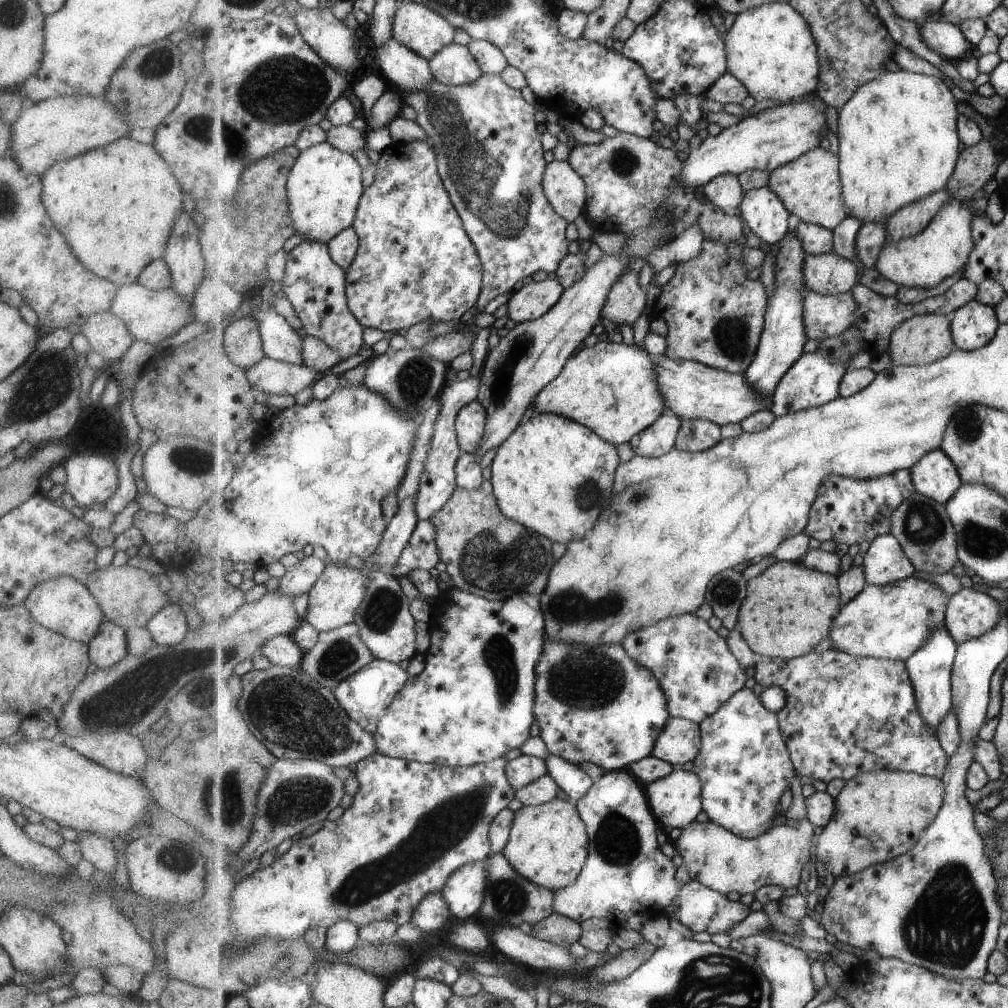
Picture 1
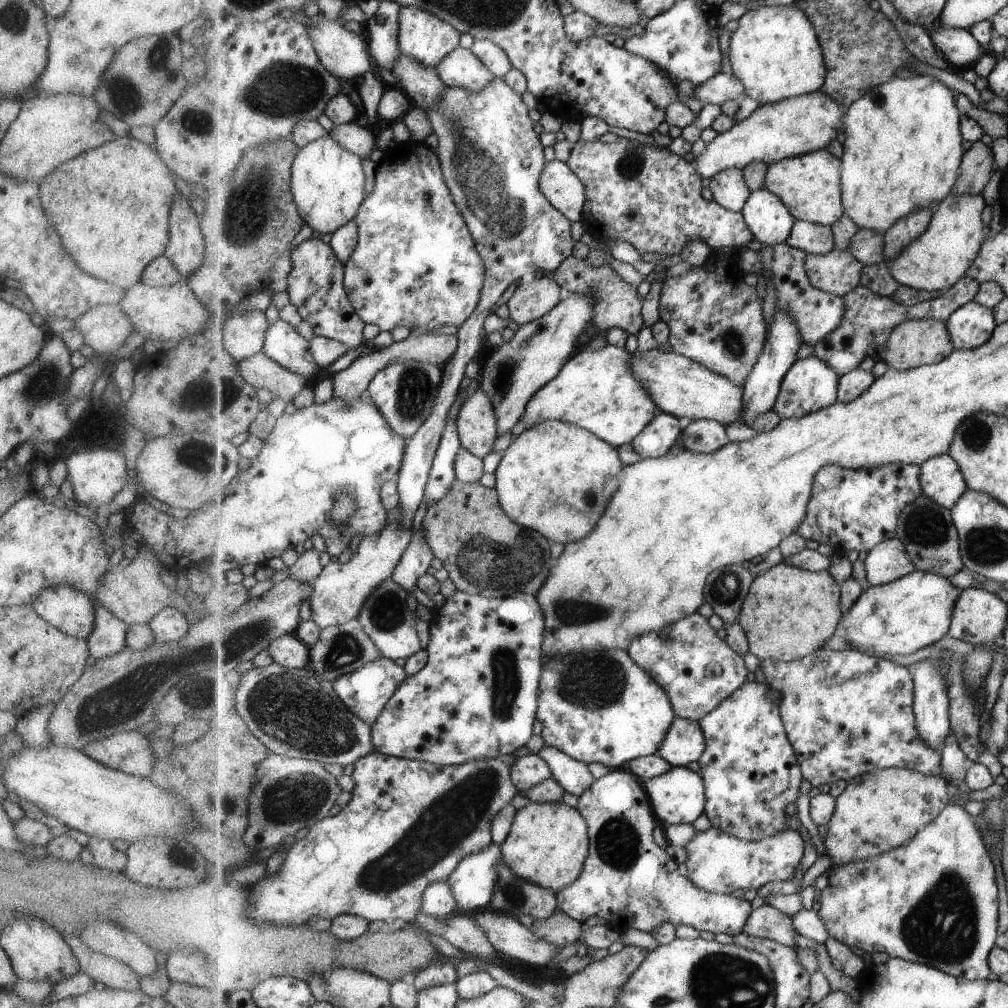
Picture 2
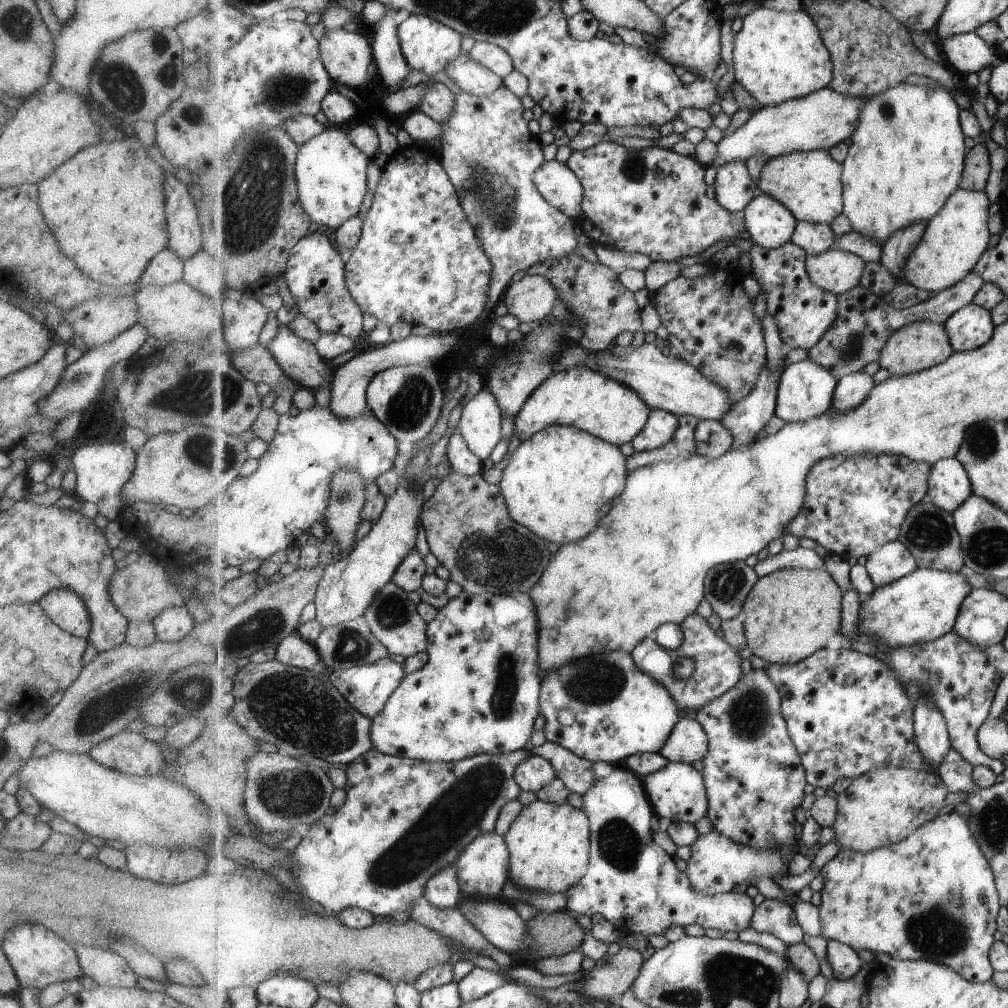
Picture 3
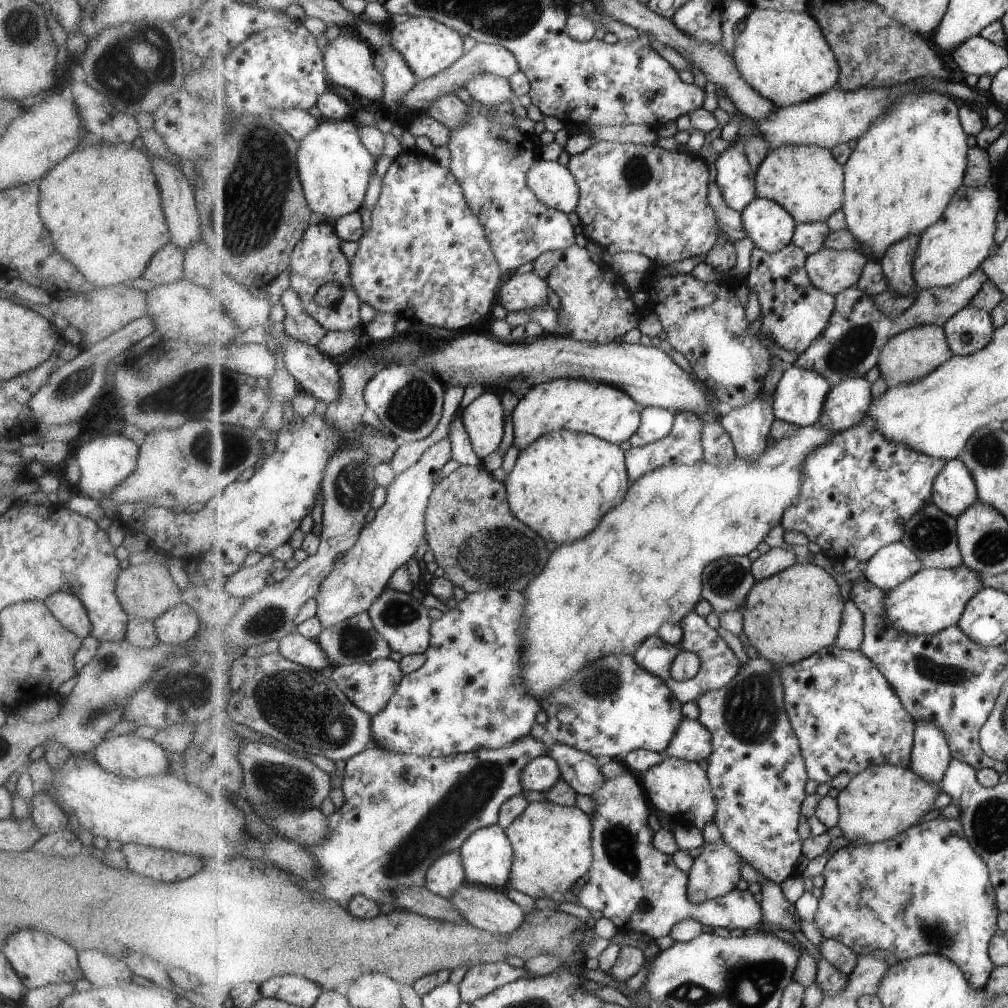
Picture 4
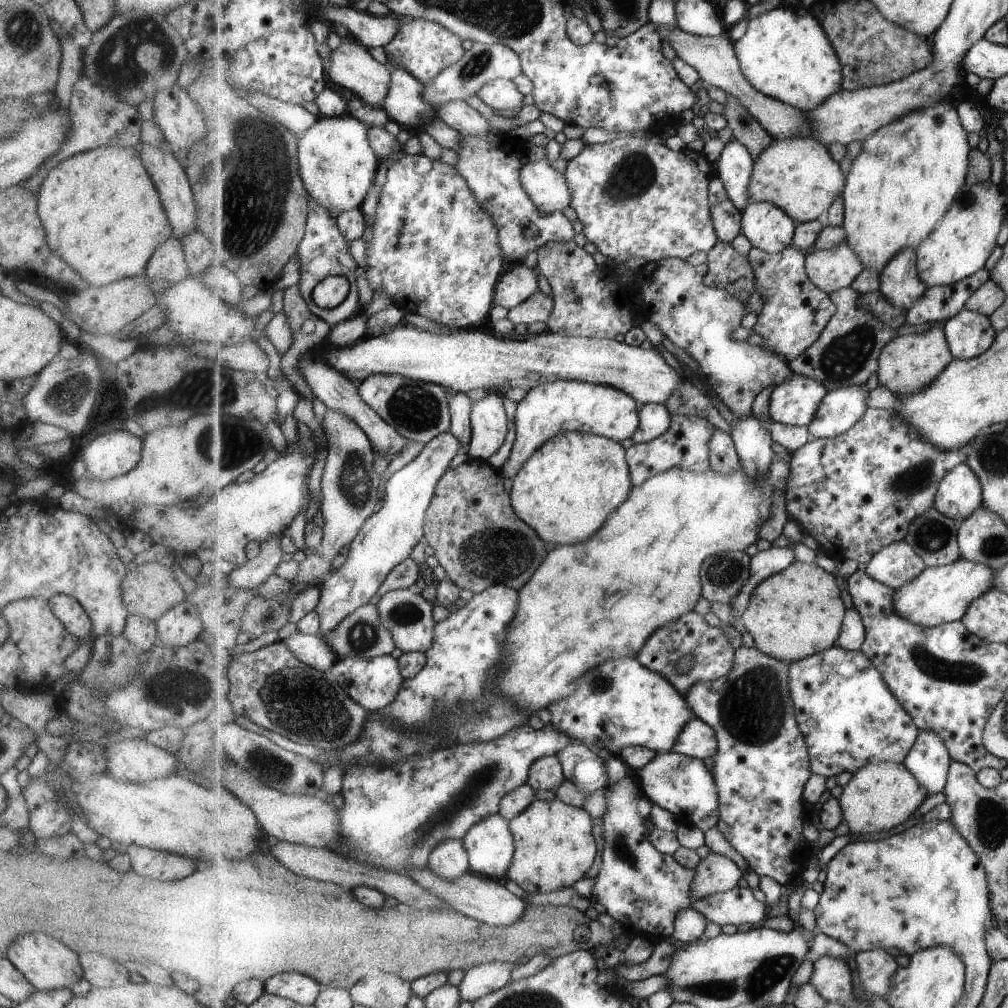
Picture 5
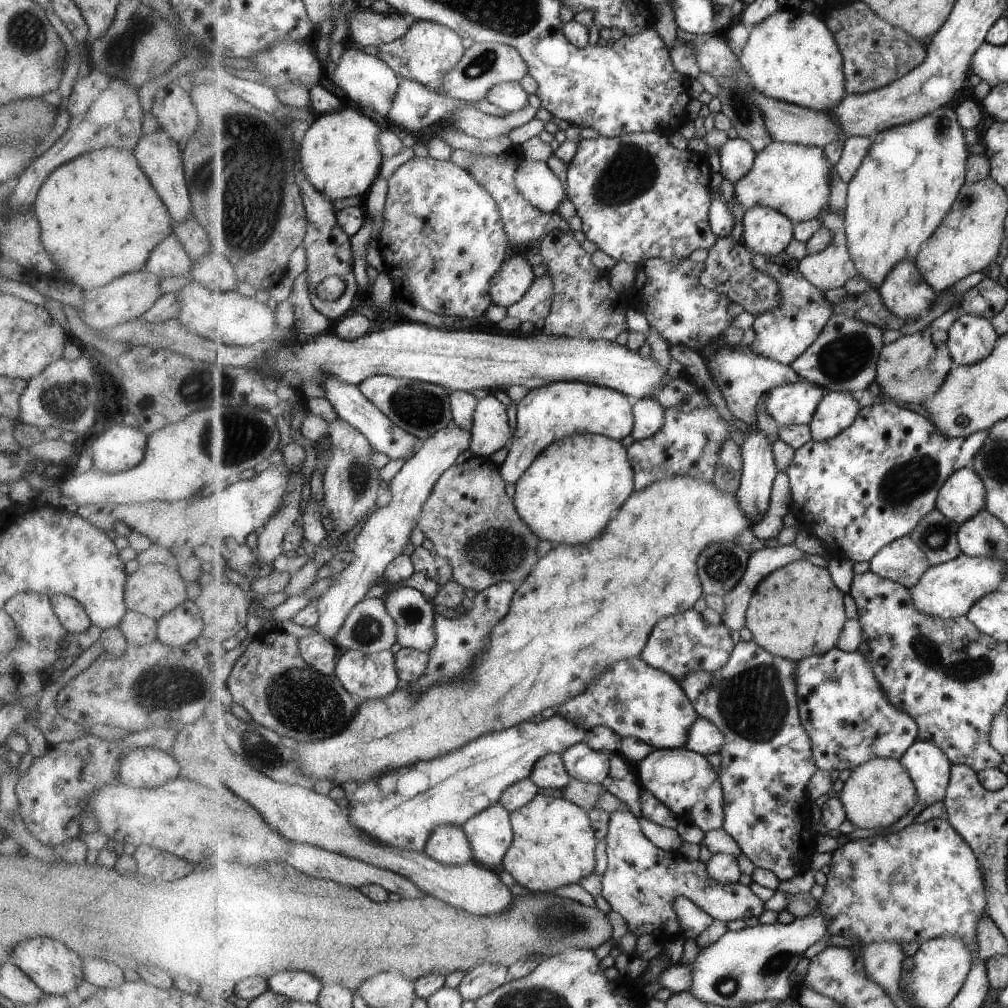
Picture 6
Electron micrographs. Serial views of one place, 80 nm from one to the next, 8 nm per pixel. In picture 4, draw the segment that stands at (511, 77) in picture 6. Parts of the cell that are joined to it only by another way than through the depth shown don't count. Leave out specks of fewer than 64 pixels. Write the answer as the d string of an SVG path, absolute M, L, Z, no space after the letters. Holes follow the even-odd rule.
M476 43L470 51L467 51L455 64L451 64L449 68L441 70L439 74L419 80L417 86L404 96L402 105L409 107L410 110L415 110L415 112L427 112L438 98L445 95L454 95L454 92L463 90L463 88L467 90L468 83L472 79L478 78L479 75L492 74L510 79L519 71L520 62L517 60L516 54L508 48L499 44Z

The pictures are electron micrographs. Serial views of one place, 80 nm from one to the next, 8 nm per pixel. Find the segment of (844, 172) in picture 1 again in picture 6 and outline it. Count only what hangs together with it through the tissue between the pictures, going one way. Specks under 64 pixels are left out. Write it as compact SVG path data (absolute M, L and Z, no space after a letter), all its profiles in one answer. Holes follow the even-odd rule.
M949 106L937 108L936 112L913 123L879 132L870 141L872 145L848 182L844 225L857 272L863 278L869 278L874 289L878 290L888 279L889 272L901 264L901 260L916 260L920 256L929 238L944 223L945 216L949 215L960 196L961 188L967 183L966 170L971 152L965 142L965 129L960 124L958 114Z

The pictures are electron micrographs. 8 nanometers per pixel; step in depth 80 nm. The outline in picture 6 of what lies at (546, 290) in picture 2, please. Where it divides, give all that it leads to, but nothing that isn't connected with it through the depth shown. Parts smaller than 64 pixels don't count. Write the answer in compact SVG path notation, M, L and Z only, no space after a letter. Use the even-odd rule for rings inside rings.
M511 253L504 267L493 279L491 297L495 305L507 310L517 304L533 288L537 278L531 264L525 260L522 253Z

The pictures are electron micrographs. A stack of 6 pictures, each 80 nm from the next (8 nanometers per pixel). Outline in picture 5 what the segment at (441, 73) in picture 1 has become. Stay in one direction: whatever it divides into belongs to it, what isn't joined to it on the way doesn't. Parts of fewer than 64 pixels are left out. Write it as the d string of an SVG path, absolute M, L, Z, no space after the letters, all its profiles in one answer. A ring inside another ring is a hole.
M495 79L488 82L478 92L477 96L483 100L489 107L494 109L511 109L523 108L525 95L518 89L515 81L509 79Z

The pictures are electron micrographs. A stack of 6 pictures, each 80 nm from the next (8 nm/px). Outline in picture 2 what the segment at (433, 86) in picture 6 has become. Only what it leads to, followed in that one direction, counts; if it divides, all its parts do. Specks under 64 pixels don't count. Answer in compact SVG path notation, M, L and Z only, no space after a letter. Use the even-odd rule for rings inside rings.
M405 6L400 10L400 51L427 68L437 68L441 61L459 46L461 34L460 30L433 13Z

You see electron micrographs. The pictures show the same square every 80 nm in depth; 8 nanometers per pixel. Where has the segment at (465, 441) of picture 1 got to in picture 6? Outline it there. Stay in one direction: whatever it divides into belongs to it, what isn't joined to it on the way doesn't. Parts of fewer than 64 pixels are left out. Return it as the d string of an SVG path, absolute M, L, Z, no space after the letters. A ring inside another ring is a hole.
M491 392L479 400L475 408L471 446L468 449L473 457L489 458L501 450L511 440L511 436L514 437L507 407Z

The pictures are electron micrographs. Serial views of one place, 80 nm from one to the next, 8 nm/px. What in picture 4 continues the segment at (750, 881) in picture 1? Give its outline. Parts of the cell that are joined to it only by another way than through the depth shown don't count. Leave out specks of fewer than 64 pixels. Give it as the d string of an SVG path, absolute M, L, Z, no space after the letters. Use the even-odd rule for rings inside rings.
M725 840L706 842L689 871L688 895L698 903L725 896L737 888L745 863L746 859Z

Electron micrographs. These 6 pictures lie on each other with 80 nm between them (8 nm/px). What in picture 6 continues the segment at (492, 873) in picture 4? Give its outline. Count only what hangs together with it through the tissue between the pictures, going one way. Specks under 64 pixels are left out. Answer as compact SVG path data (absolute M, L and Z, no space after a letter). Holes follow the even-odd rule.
M493 804L493 808L473 816L463 830L469 838L474 860L493 872L500 872L515 836L512 817L505 806Z

